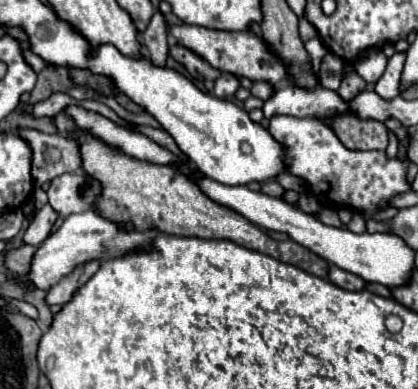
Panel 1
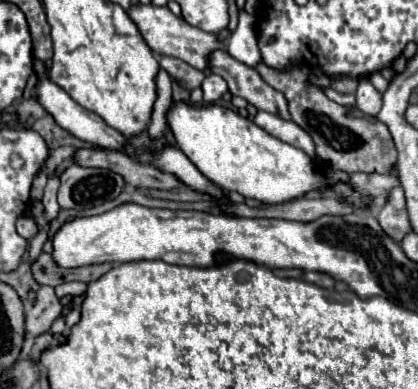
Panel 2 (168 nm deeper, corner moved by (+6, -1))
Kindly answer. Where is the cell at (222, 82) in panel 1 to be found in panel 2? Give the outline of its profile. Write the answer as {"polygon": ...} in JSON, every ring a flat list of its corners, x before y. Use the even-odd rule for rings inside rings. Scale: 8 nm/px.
{"polygon":[[208,74,202,82,202,92,204,92,204,102,212,104,218,102,224,92,228,92,228,84,218,74]]}

